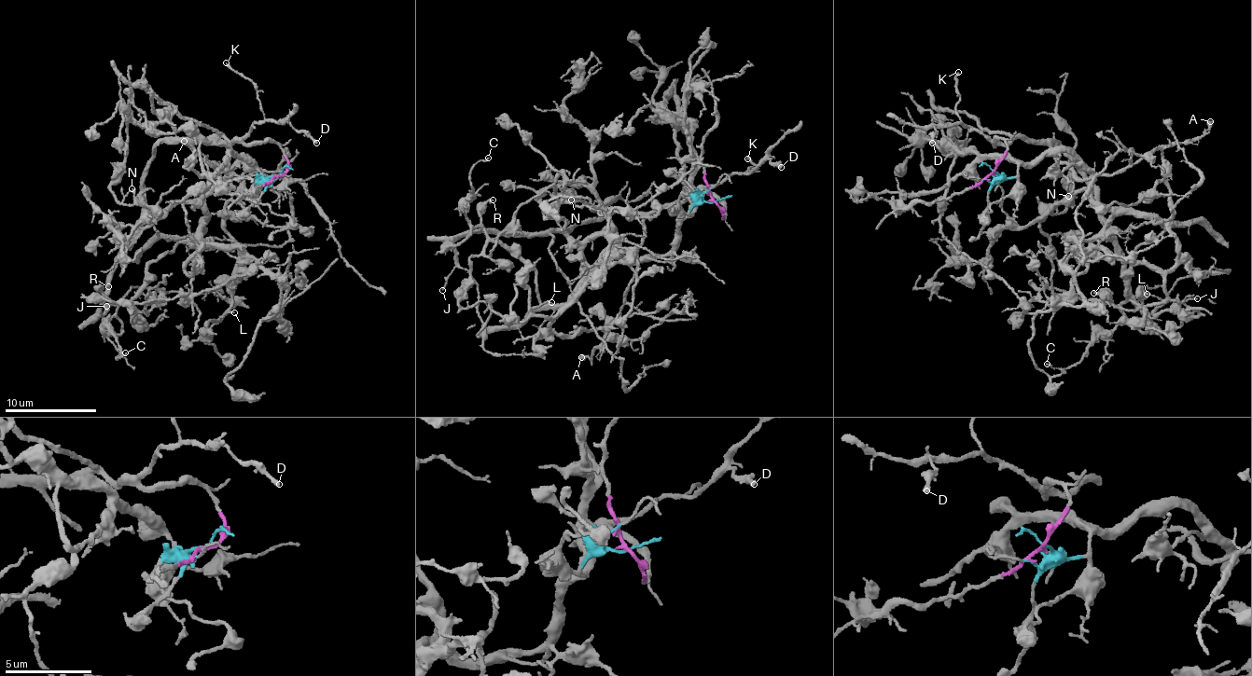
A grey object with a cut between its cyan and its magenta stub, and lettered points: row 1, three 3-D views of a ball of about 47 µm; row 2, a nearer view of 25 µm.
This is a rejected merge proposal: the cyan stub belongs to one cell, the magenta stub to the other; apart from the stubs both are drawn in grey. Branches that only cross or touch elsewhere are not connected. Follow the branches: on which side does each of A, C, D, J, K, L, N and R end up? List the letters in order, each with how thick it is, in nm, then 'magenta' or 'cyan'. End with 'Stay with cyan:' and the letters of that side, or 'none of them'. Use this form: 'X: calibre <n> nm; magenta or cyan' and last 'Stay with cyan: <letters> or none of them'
A: calibre 380 nm; magenta
C: calibre 140 nm; cyan
D: calibre 260 nm; magenta
J: calibre 140 nm; magenta
K: calibre 170 nm; magenta
L: calibre 140 nm; cyan
N: calibre 160 nm; cyan
R: calibre 180 nm; cyan
Stay with cyan: C, L, N, R

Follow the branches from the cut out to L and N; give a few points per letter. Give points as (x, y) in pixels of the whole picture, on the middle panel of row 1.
L: (714, 200), (671, 249), (579, 258), (599, 263), (591, 284), (552, 316), (531, 310), (550, 302)
N: (714, 200), (692, 208), (671, 249), (647, 259), (616, 249), (613, 225), (589, 187), (575, 184), (570, 200)

